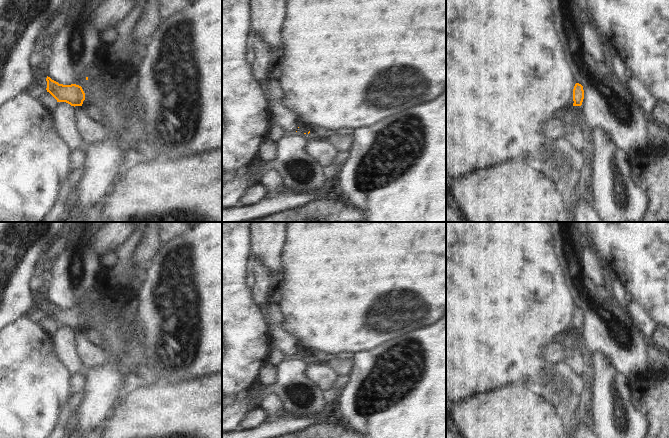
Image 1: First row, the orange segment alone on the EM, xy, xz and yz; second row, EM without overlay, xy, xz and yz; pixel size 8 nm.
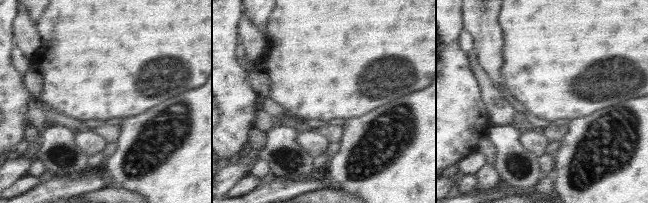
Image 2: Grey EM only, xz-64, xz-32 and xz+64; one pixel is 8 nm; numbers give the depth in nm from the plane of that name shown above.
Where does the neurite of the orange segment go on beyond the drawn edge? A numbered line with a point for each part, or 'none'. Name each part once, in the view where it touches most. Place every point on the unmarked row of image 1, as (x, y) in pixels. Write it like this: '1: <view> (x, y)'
none.

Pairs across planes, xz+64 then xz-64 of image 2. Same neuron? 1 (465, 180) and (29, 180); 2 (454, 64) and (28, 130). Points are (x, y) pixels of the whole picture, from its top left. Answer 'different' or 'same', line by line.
1: same
2: different

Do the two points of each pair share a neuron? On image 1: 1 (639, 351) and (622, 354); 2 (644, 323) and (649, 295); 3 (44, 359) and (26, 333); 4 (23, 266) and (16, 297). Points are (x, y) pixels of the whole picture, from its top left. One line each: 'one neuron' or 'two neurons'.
1: one neuron
2: two neurons
3: one neuron
4: one neuron

